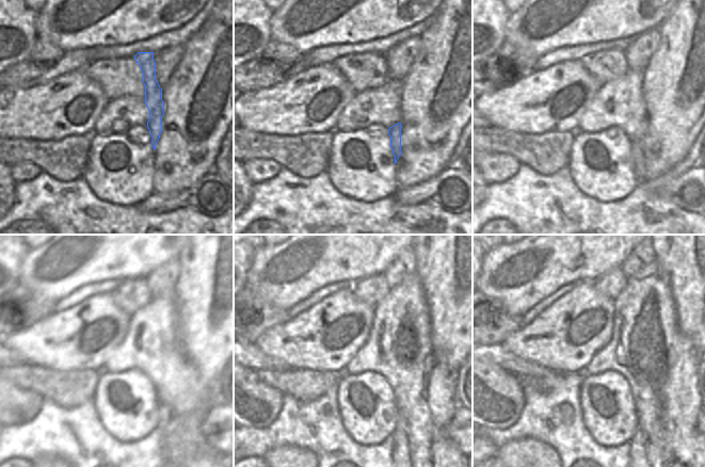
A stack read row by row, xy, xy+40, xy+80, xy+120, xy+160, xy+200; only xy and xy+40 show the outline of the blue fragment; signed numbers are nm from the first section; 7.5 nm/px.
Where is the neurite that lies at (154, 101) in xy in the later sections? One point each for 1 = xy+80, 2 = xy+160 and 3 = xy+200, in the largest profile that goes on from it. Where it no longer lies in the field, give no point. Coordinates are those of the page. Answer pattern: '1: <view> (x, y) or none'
1: xy+80 (639, 159)
2: xy+160 (400, 449)
3: xy+200 (637, 451)

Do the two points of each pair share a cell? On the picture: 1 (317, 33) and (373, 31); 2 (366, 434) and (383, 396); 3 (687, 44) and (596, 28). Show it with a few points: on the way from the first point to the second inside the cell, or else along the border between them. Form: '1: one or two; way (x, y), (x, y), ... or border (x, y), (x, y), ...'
1: one; way (331, 30), (359, 30)
2: one; way (366, 424), (374, 415), (378, 405)
3: two; border (672, 11), (658, 28)

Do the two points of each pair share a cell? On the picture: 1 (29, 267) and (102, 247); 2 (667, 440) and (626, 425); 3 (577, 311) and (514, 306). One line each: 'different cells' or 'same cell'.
1: same cell
2: different cells
3: different cells

